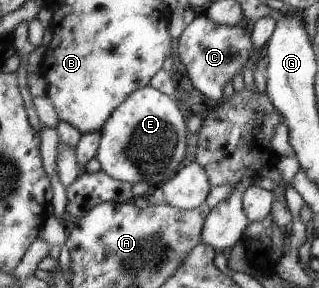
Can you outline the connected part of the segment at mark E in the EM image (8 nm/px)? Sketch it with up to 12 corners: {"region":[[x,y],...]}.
{"region":[[131,92],[101,128],[96,156],[121,182],[155,189],[188,141],[173,97]]}

